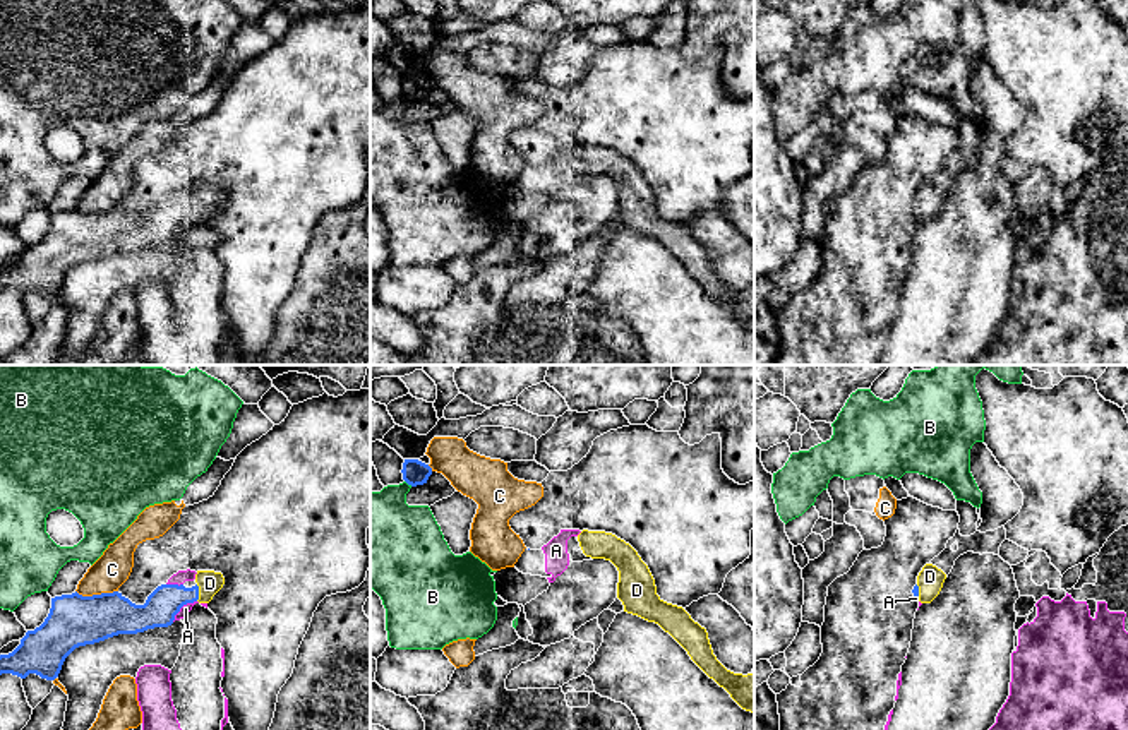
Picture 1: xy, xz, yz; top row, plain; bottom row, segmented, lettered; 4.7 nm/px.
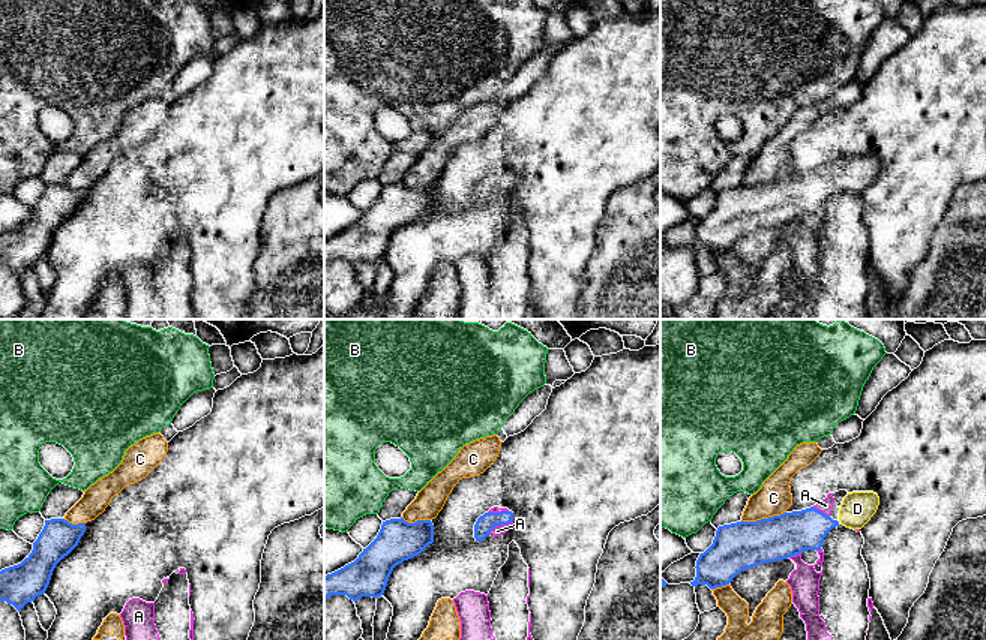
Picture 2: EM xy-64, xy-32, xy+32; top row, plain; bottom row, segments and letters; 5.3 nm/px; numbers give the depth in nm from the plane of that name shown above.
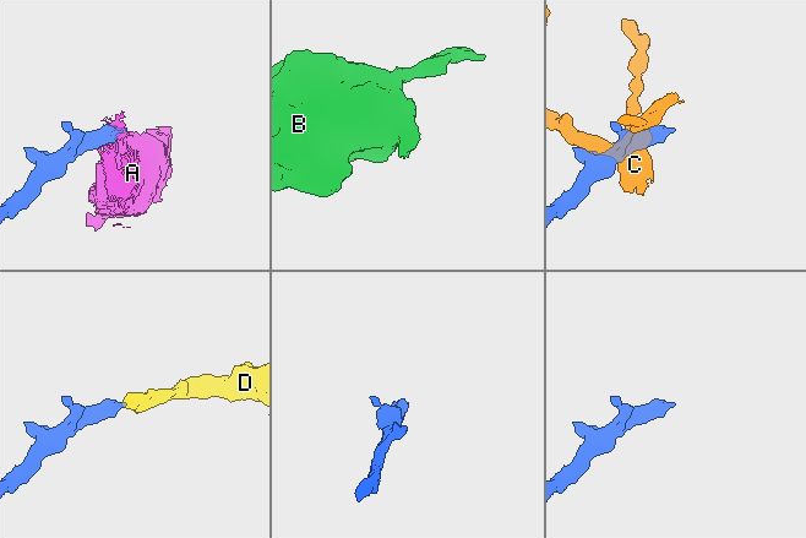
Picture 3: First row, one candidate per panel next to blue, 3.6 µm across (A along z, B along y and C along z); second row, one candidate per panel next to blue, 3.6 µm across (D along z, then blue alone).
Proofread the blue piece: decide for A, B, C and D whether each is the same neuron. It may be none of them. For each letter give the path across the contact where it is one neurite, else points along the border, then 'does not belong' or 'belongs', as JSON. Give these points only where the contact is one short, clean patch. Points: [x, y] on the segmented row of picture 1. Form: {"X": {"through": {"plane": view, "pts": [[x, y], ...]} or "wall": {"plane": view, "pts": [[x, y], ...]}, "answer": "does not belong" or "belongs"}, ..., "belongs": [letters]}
{"A": {"answer": "does not belong"}, "B": {"wall": {"plane": "xz", "pts": [[405, 480], [412, 485]]}, "answer": "does not belong"}, "C": {"answer": "does not belong"}, "D": {"answer": "belongs"}, "belongs": ["D"]}

